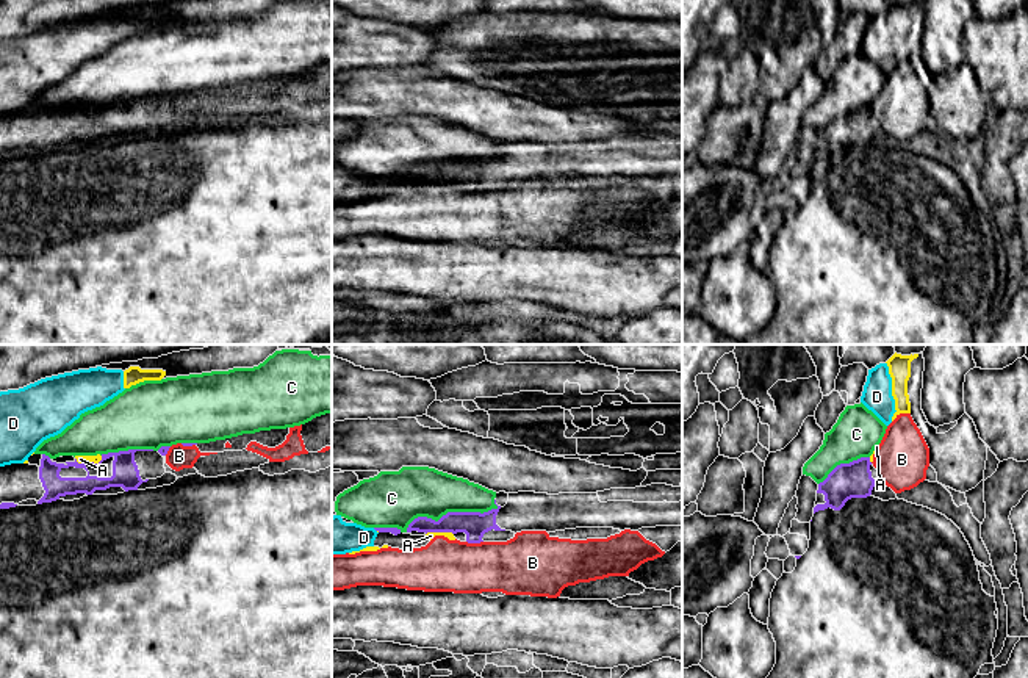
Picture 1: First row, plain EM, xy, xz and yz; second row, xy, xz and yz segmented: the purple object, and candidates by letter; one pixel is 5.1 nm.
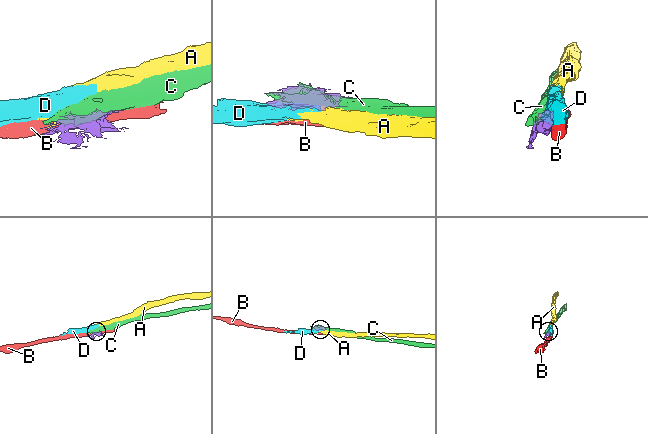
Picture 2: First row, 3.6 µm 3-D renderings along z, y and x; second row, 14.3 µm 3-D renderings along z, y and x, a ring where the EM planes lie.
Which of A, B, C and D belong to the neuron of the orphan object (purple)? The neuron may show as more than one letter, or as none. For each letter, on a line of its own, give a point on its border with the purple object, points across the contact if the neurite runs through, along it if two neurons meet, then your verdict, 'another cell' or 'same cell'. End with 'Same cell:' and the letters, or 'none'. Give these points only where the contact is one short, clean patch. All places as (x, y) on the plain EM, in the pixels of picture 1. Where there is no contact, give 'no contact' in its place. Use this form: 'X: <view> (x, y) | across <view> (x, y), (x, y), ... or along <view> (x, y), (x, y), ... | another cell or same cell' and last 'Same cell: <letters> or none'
A: xy (88, 111) | another cell
B: xz (474, 191) | along xz (467, 190), (482, 191) | another cell
C: xz (449, 162) | another cell
D: no contact | another cell
Same cell: none

